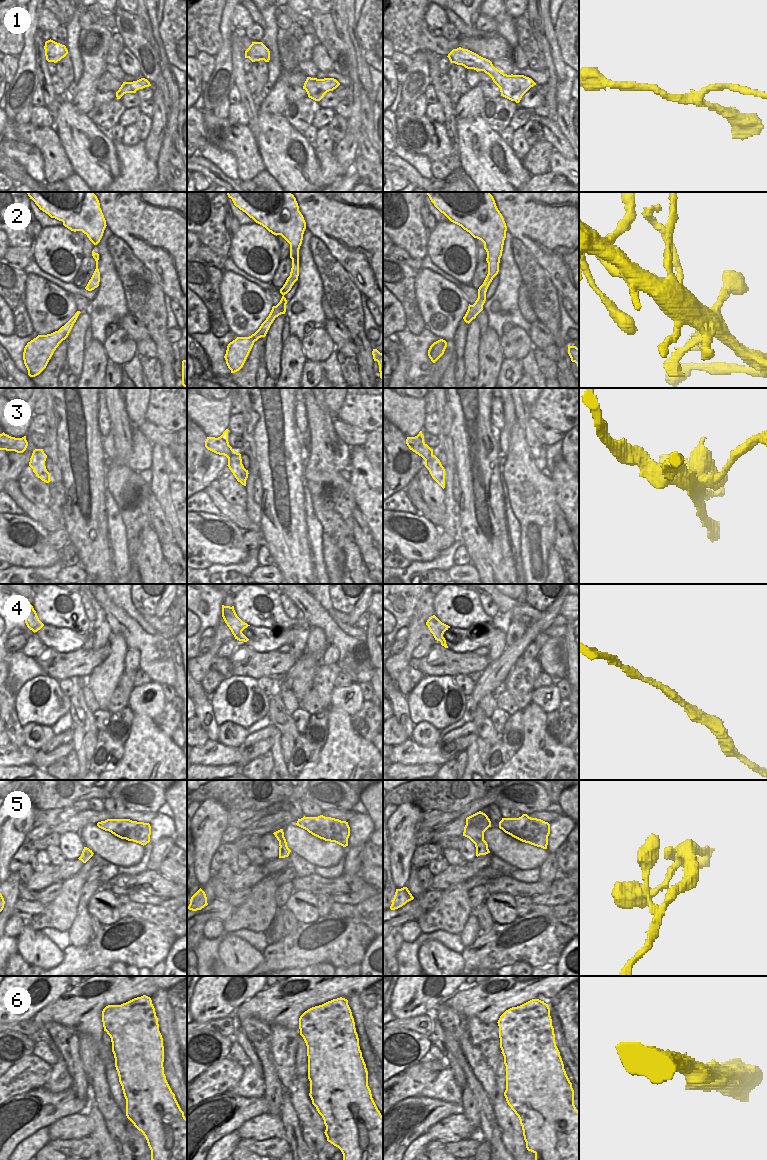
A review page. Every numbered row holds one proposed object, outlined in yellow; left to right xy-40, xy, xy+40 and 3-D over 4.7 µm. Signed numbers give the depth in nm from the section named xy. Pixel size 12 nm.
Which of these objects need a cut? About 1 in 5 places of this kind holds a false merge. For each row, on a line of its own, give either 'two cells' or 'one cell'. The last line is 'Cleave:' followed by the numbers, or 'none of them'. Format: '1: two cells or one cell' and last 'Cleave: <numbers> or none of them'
1: one cell
2: one cell
3: two cells
4: one cell
5: one cell
6: one cell
Cleave: 3

